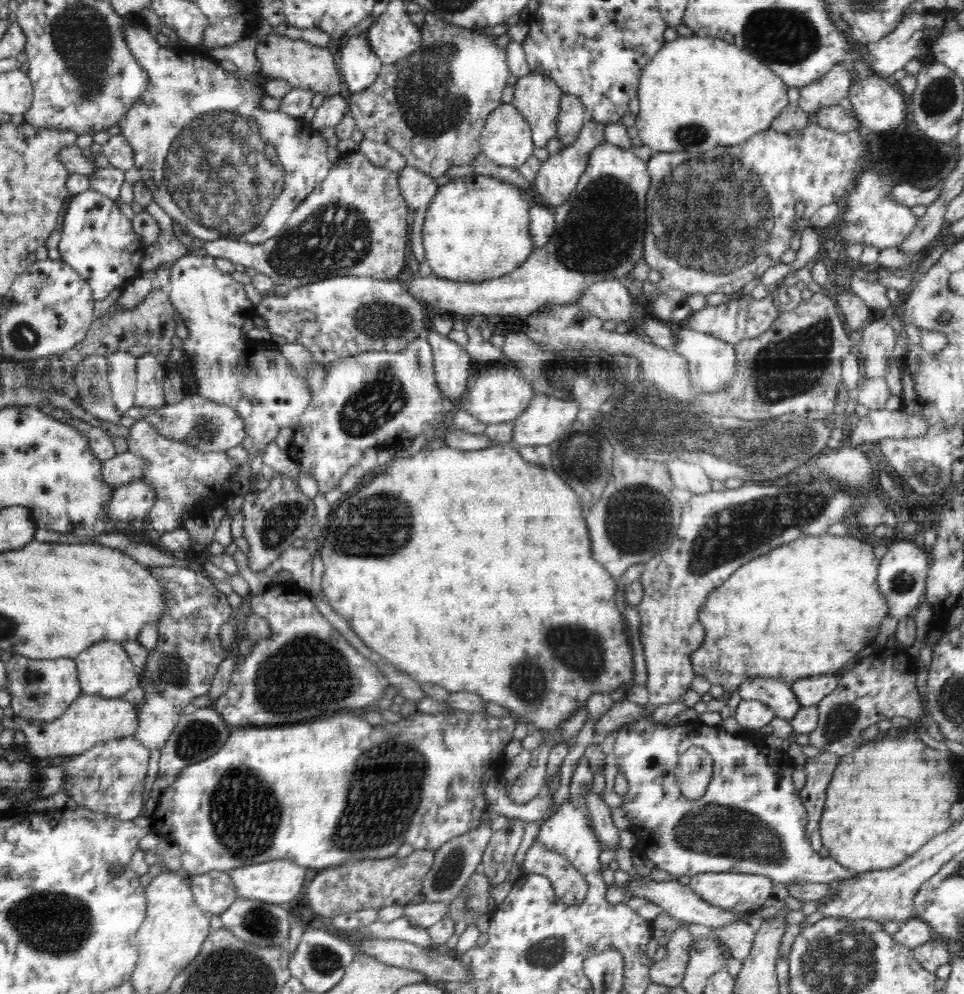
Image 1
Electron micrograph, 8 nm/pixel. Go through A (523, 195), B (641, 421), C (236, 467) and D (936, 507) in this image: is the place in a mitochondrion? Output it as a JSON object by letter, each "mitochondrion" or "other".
{"A":"other","B":"mitochondrion","C":"other","D":"other"}

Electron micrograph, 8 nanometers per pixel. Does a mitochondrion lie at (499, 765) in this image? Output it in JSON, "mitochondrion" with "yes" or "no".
{"mitochondrion":"no"}

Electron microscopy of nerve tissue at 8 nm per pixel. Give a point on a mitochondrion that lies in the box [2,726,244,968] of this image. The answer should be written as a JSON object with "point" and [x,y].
{"point":[55,924]}

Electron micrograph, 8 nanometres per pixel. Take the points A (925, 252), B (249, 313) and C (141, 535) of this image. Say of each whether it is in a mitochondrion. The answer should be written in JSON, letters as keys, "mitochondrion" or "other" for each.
{"A":"other","B":"other","C":"other"}

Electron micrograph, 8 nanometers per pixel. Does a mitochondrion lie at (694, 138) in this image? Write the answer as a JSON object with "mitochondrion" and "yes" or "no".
{"mitochondrion":"yes"}

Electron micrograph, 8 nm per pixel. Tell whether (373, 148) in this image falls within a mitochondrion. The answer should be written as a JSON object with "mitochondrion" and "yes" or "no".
{"mitochondrion":"no"}

